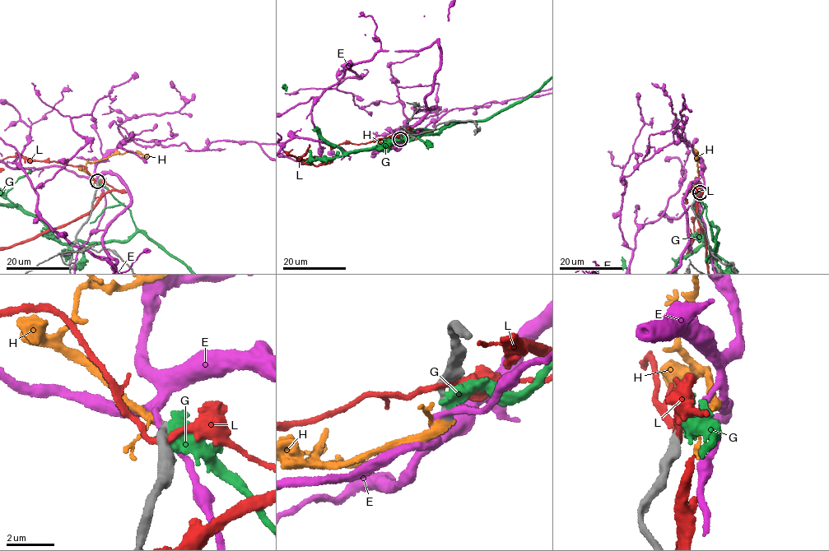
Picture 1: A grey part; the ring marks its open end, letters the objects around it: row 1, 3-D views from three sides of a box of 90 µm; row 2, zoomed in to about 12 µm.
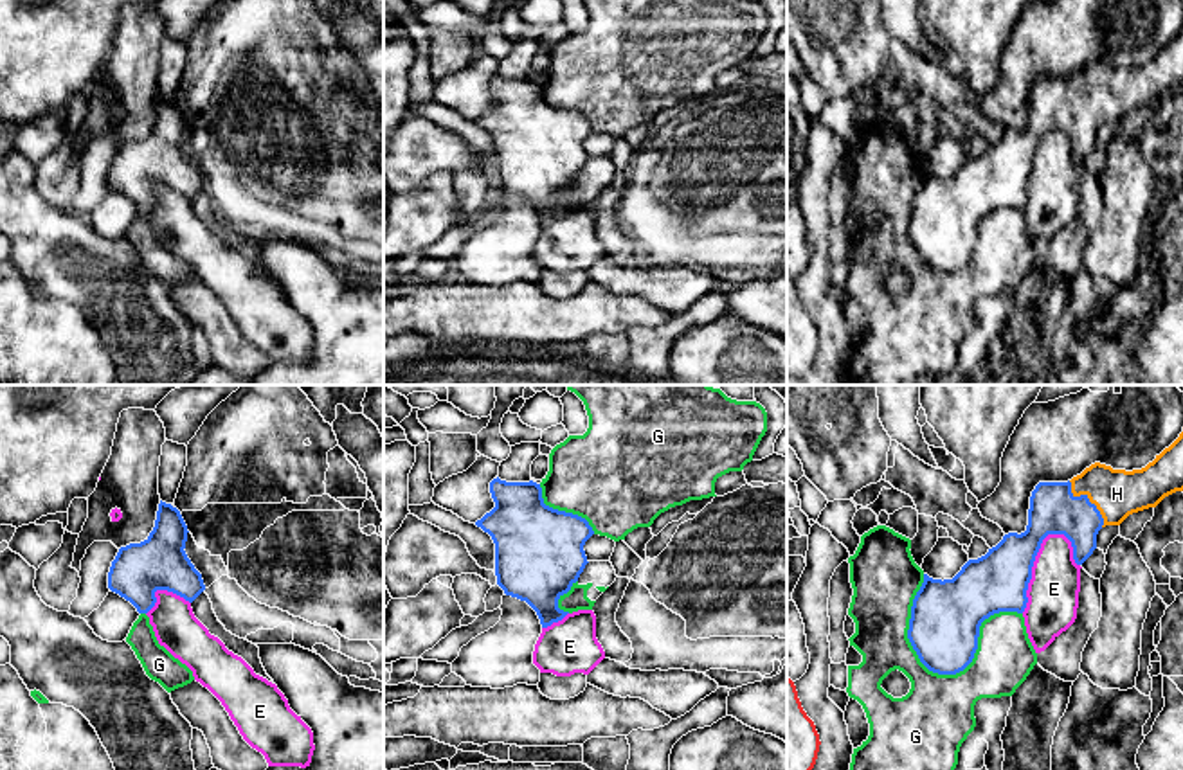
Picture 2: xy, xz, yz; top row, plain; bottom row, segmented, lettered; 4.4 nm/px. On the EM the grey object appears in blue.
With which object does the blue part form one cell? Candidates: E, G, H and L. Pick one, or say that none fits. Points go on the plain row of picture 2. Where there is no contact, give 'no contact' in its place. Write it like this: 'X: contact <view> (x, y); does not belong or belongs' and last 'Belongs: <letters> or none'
E: contact yz (1032, 162); does not belong
G: contact yz (973, 254); does not belong
H: contact yz (1088, 96); belongs
L: no contact; does not belong
Belongs: H

